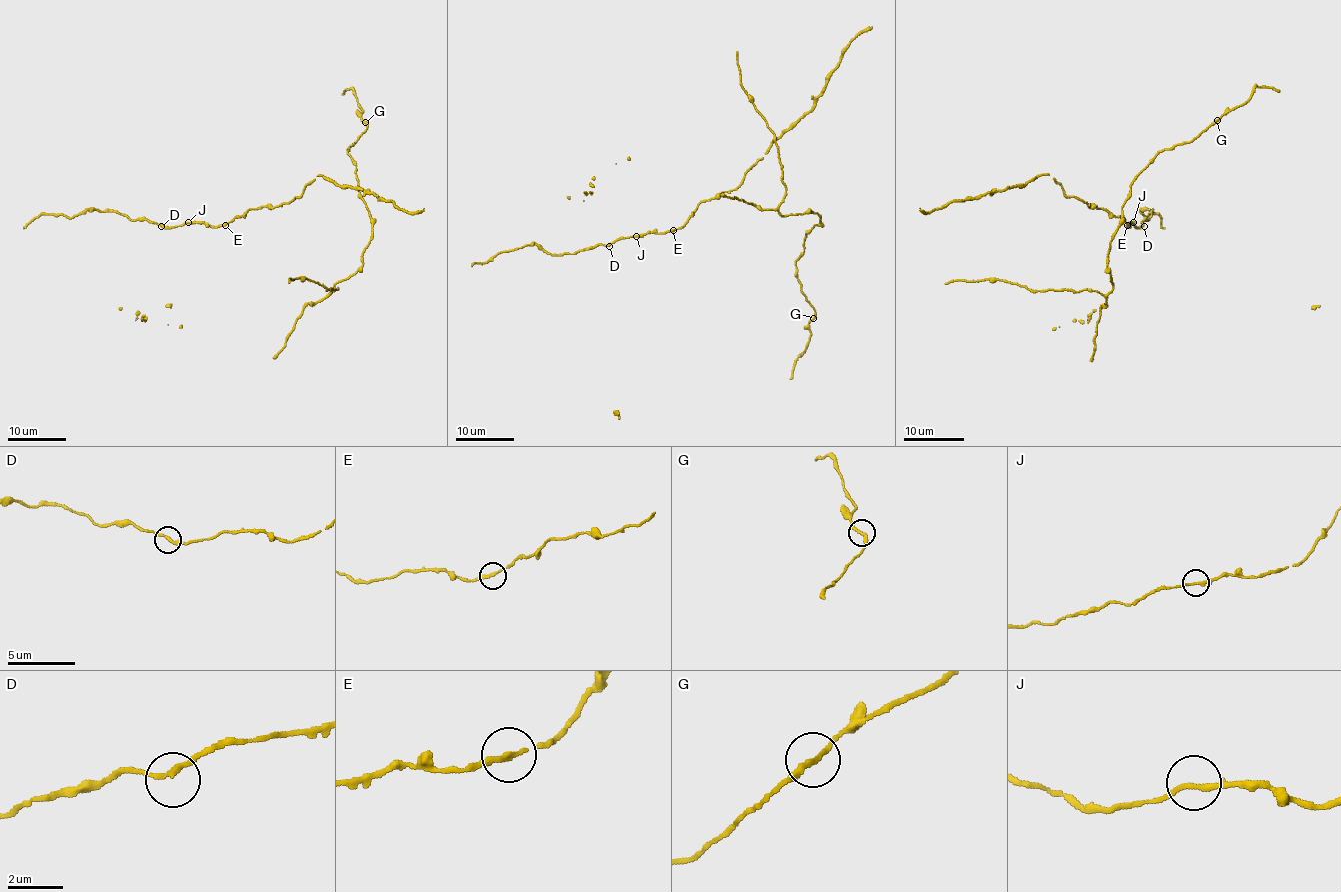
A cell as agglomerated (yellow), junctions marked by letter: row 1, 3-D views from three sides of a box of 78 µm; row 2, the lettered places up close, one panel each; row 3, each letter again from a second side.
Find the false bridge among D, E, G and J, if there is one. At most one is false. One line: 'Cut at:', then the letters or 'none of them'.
Cut at: none of them

